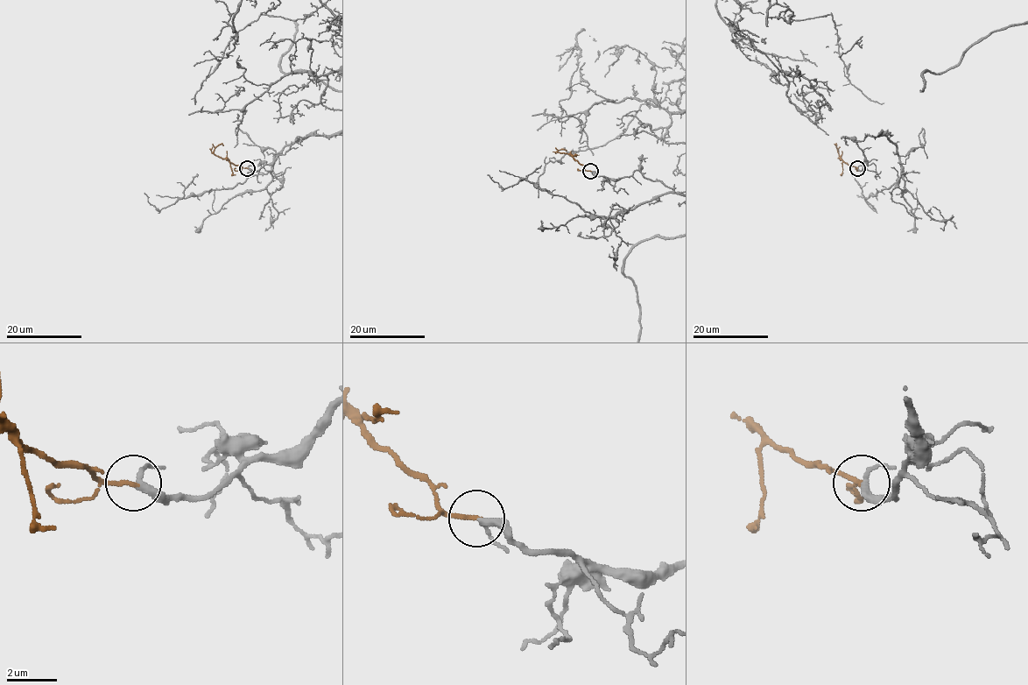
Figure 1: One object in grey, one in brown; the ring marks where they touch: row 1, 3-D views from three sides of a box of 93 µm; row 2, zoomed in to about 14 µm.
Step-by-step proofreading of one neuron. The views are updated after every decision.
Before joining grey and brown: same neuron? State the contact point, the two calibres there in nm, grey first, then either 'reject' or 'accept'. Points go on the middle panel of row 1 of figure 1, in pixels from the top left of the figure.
at (590, 171); 240 nm thick on the grey side, 170 nm on the other; accept

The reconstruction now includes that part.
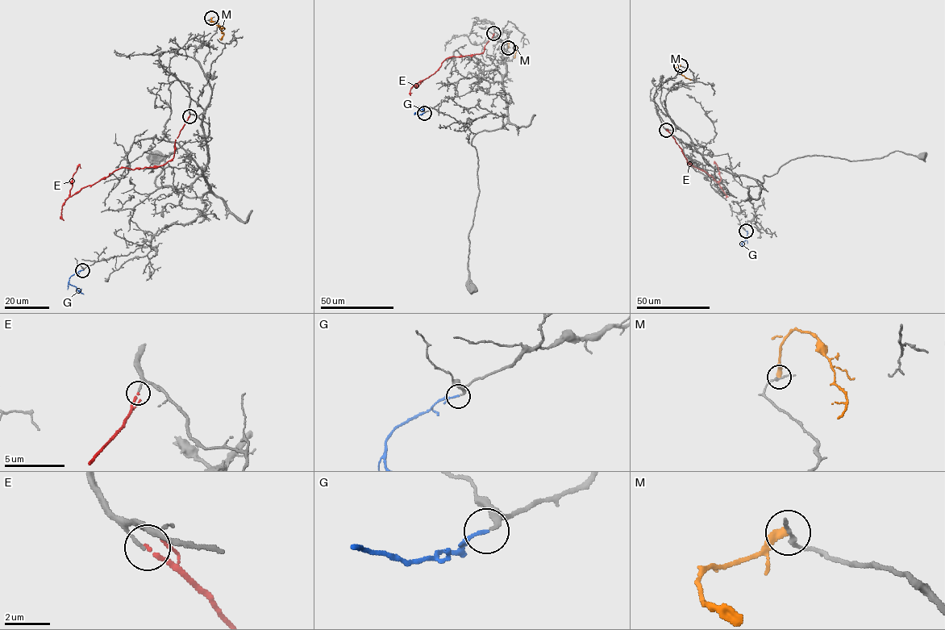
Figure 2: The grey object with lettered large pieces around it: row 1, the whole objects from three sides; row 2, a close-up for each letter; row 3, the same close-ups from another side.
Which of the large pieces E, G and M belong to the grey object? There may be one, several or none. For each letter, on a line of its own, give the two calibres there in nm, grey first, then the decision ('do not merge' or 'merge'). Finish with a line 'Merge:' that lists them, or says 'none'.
E: calibres 140 and 190 nm; do not merge
G: calibres 180 and 130 nm; merge
M: calibres 150 and 400 nm; do not merge
Merge: G

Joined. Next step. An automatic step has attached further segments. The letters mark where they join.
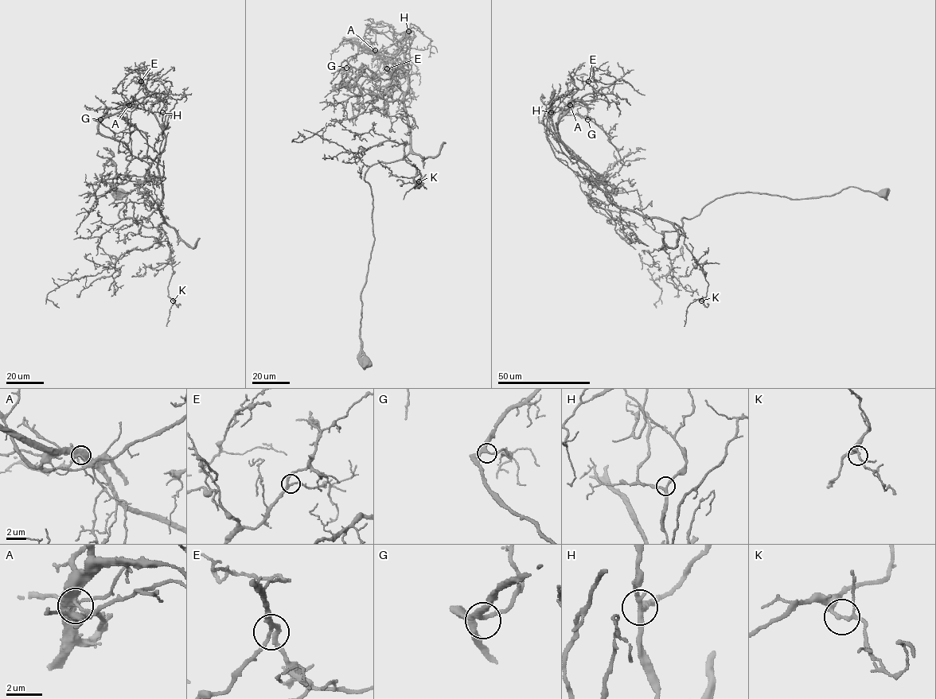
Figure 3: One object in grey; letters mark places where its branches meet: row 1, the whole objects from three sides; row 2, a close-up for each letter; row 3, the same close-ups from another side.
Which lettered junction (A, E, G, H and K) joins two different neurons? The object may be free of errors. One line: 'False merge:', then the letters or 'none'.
False merge: A

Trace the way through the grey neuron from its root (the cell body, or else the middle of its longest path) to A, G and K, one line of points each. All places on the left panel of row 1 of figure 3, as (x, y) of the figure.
A: (119, 194), (114, 187), (115, 198), (128, 192), (121, 219), (164, 221), (165, 135), (153, 114), (129, 105)
G: (119, 194), (121, 219), (164, 221), (162, 184), (99, 132), (112, 114), (100, 119)
K: (119, 194), (114, 187), (115, 198), (128, 192), (121, 219), (165, 233), (173, 300)

